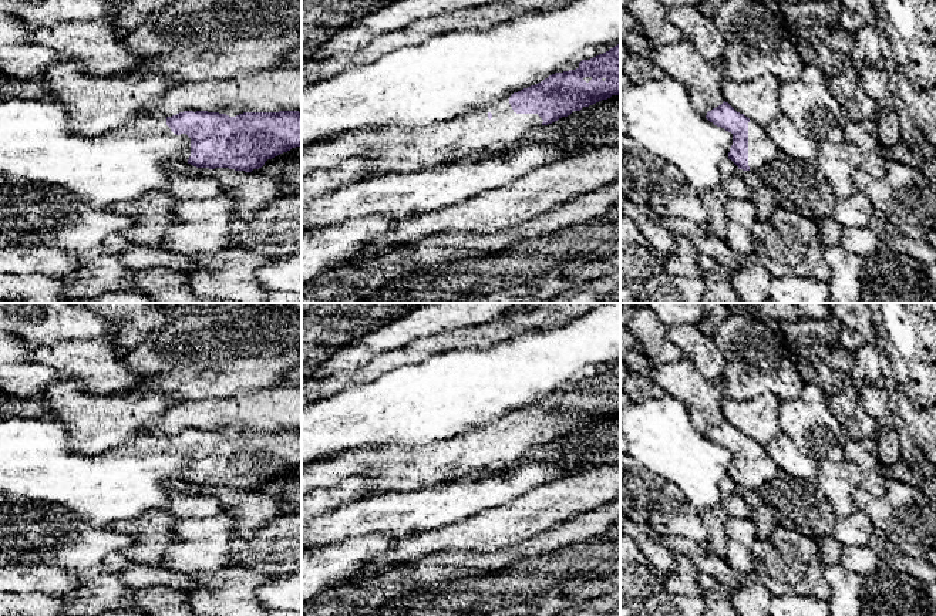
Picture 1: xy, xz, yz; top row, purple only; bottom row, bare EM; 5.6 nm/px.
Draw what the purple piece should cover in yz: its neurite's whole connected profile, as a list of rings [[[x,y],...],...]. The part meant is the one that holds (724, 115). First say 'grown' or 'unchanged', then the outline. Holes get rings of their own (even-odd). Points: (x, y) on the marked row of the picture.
grown | [[[725,101],[708,111],[706,118],[733,134],[728,159],[731,159],[738,169],[760,172],[781,154],[770,139],[764,127],[744,114],[737,112]]]

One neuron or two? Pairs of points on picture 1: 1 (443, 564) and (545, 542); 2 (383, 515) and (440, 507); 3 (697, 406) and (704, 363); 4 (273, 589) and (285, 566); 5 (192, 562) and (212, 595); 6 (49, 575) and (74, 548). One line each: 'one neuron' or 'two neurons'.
1: one neuron
2: one neuron
3: two neurons
4: two neurons
5: two neurons
6: two neurons

